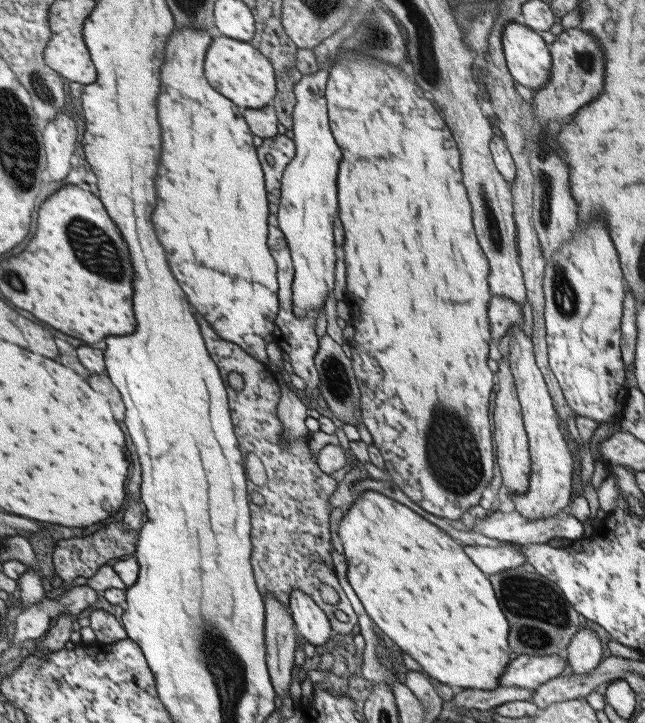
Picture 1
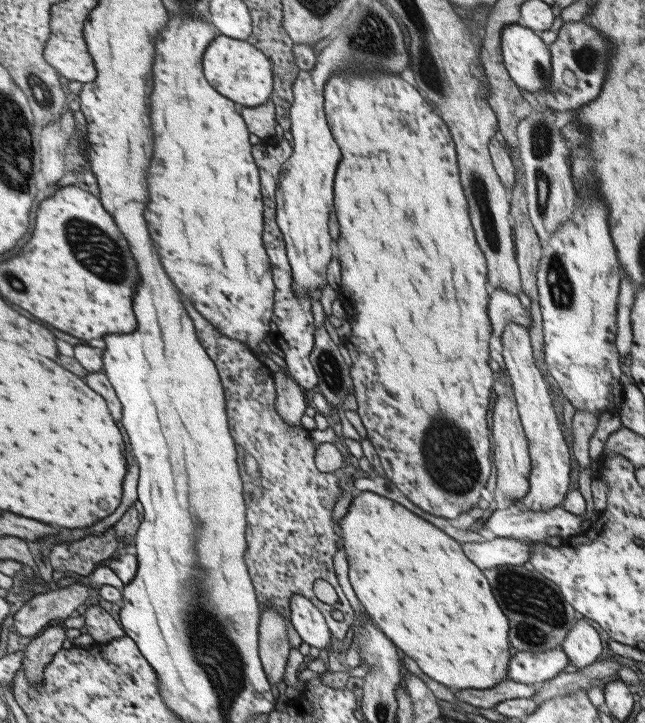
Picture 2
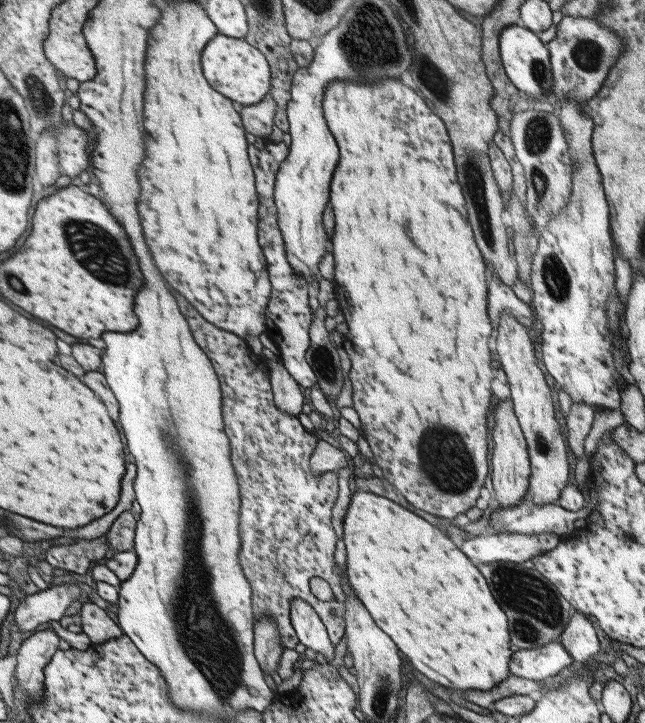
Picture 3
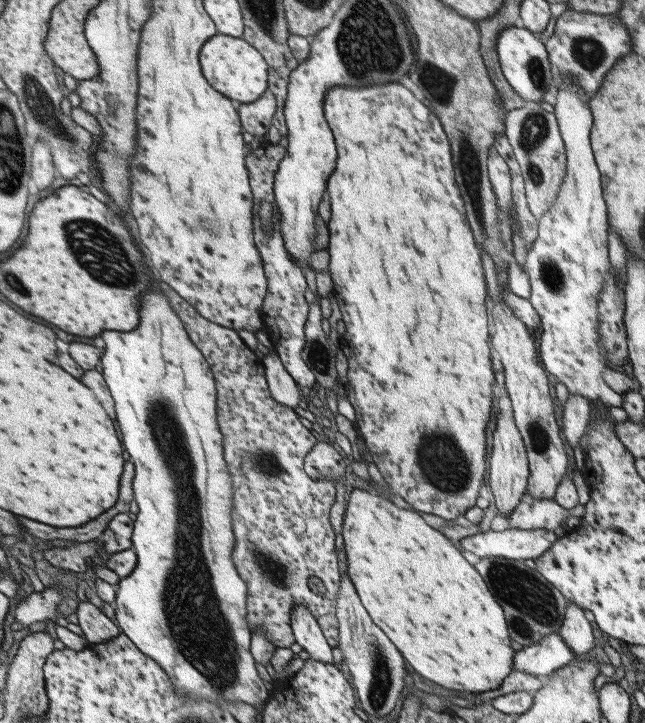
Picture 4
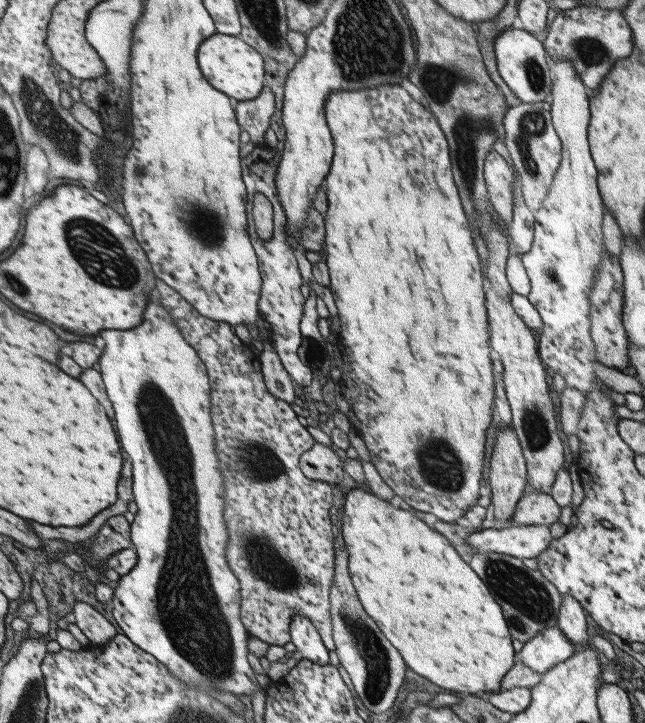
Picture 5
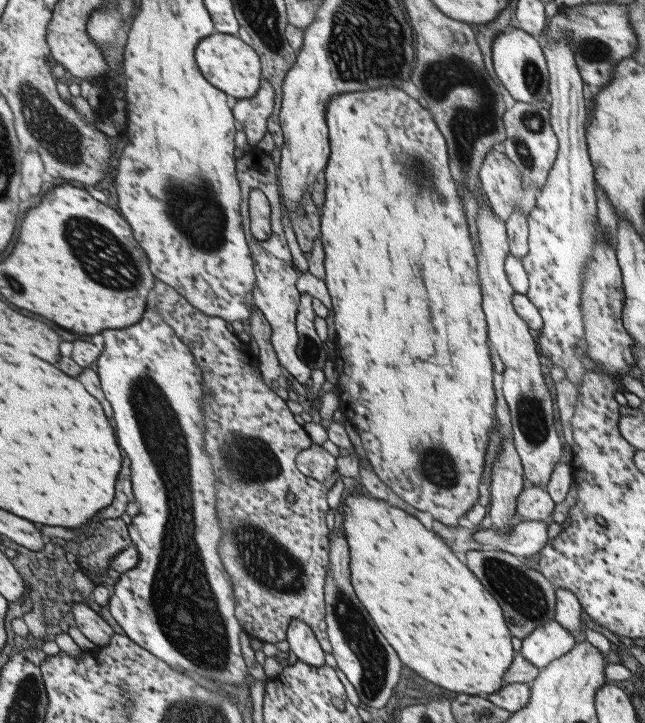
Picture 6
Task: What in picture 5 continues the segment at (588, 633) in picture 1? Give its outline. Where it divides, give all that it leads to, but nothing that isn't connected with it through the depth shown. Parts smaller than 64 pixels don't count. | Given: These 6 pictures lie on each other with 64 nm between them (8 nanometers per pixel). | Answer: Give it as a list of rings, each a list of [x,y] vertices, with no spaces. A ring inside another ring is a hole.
[[[561,594],[561,605],[557,613],[557,627],[563,630],[564,635],[575,649],[587,646],[589,638],[586,631],[586,612],[584,608],[569,594]]]

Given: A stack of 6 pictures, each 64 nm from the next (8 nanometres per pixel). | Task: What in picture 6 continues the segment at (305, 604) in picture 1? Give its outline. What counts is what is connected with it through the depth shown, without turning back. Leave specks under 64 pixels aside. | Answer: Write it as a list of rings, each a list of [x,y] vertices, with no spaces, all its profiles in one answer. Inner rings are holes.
[[[299,618],[294,619],[289,625],[286,641],[297,660],[307,662],[311,666],[323,666],[327,652],[323,650],[323,646],[315,637],[314,631],[307,622],[303,622]]]

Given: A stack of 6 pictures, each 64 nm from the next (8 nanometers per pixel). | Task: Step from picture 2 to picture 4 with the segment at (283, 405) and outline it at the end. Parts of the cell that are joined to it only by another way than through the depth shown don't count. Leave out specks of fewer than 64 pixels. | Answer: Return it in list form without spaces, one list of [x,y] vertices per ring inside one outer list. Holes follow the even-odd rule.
[[[270,347],[270,352],[263,358],[267,368],[267,382],[270,384],[274,400],[294,409],[302,401],[298,382],[285,369],[276,349]]]

